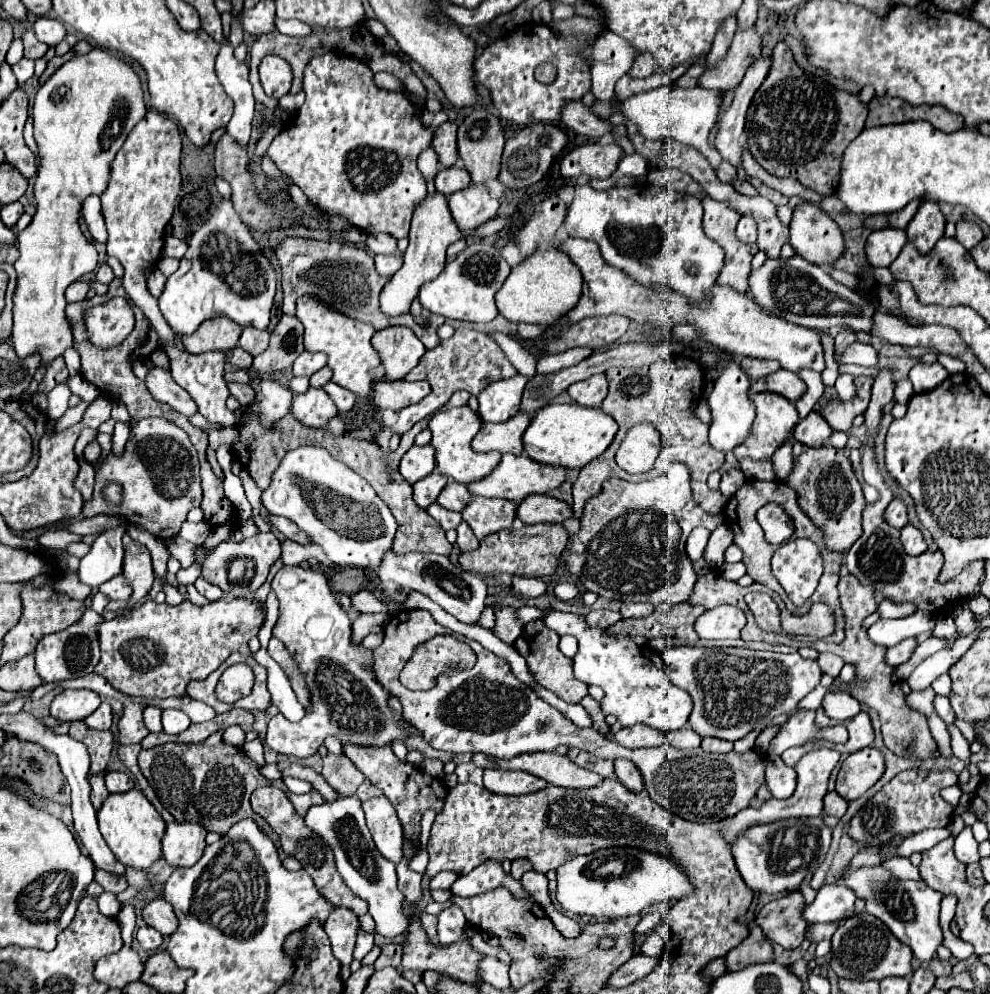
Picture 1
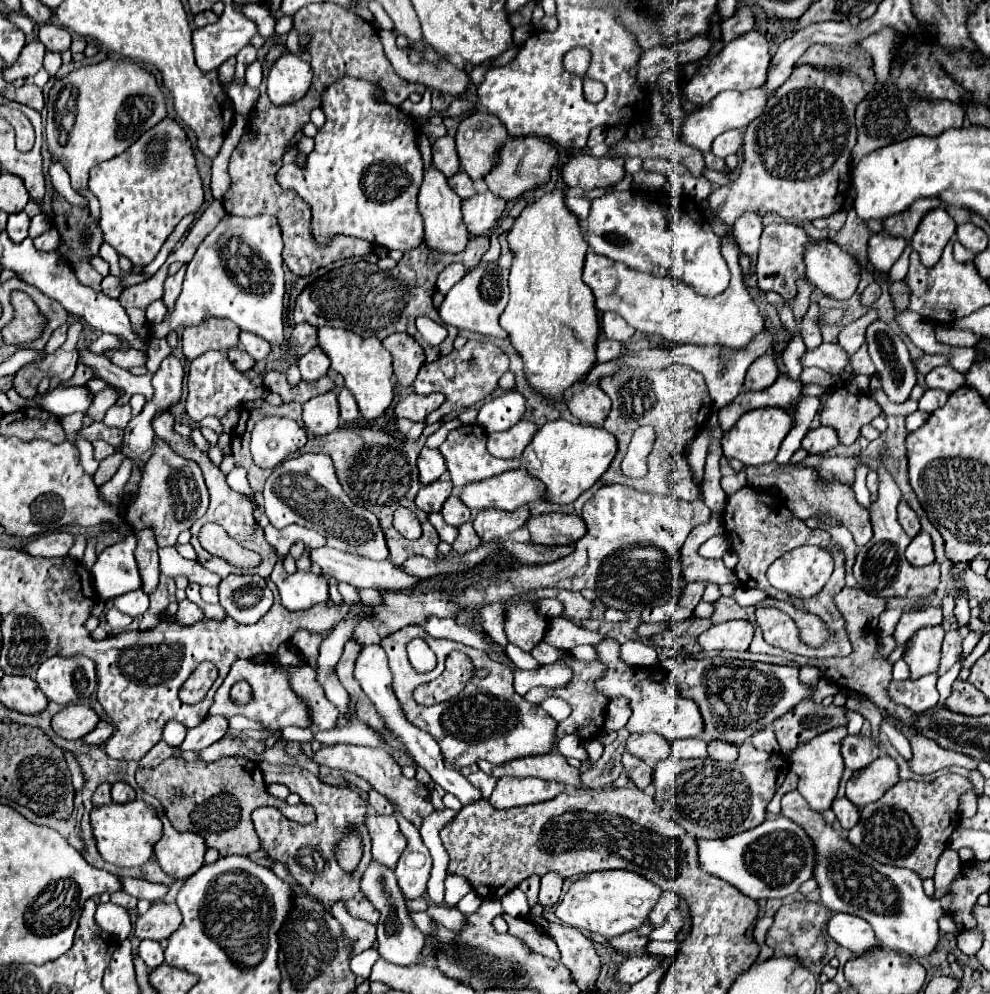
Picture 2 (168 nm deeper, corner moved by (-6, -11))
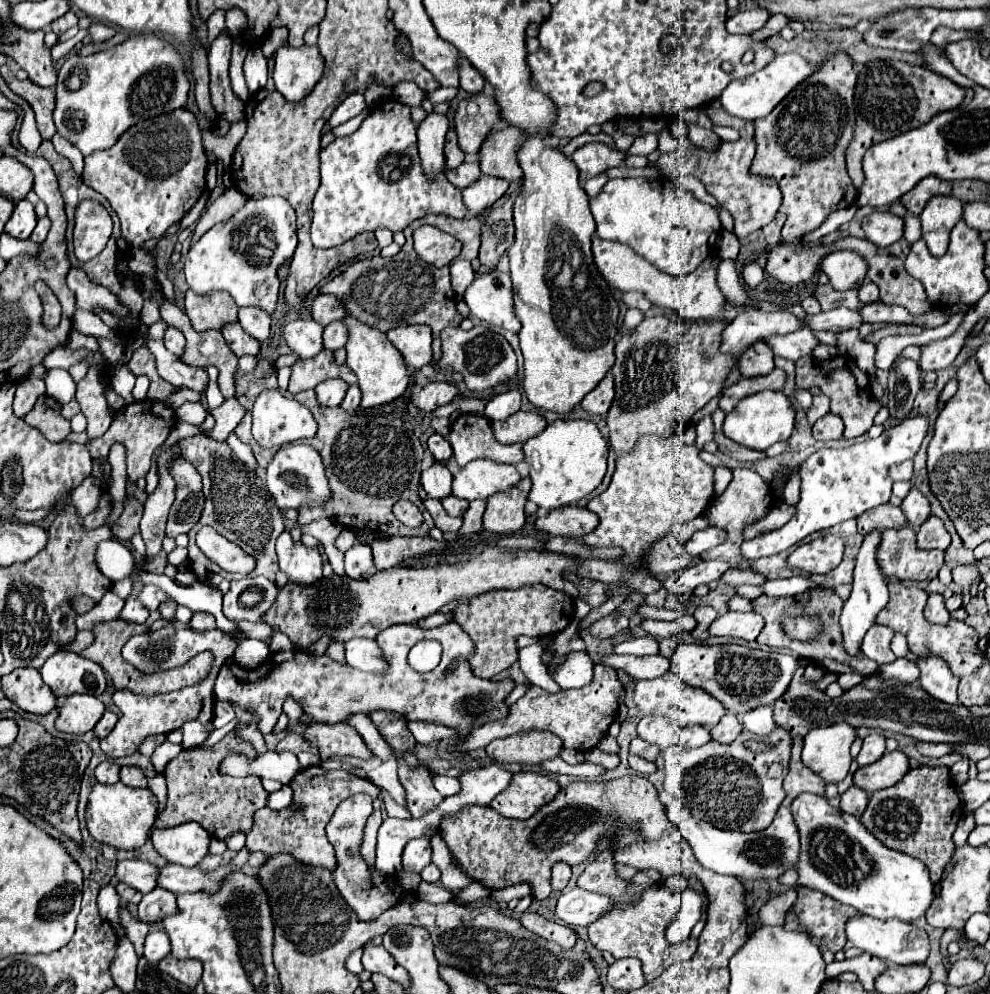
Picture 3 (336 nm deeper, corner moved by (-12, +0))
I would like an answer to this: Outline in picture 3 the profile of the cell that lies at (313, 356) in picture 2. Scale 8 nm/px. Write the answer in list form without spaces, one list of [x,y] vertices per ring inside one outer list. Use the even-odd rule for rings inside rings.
[[[336,320],[336,322],[332,322],[332,324],[328,324],[326,328],[324,328],[324,350],[338,350],[338,348],[342,348],[344,344],[346,344],[346,328],[340,324],[340,320]]]

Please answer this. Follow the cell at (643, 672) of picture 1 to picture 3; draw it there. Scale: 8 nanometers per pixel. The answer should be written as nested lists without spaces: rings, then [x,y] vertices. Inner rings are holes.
[[[666,672],[664,676],[658,676],[654,680],[638,680],[636,684],[638,688],[634,688],[634,702],[640,708],[642,714],[658,714],[664,716],[668,720],[676,720],[680,728],[684,726],[708,726],[714,728],[720,718],[726,714],[724,706],[712,698],[708,692],[702,692],[698,688],[690,688],[686,684],[682,684],[682,680],[678,676],[674,676],[672,672]]]

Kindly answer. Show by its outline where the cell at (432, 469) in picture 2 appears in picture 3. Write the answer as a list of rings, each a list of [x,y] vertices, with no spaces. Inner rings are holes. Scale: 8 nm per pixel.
[[[432,434],[428,438],[428,450],[432,452],[432,456],[438,462],[444,462],[444,460],[448,460],[452,456],[452,448],[450,448],[448,440],[444,436],[440,436],[440,434]]]

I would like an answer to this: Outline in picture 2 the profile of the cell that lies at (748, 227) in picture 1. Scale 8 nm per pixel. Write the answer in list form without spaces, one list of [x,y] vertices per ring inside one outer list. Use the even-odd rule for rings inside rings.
[[[752,211],[740,215],[732,227],[732,233],[742,253],[756,255],[760,247],[760,235],[762,235],[762,217]]]

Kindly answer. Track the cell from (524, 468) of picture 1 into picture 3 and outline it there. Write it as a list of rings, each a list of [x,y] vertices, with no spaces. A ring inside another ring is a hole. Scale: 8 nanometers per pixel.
[[[474,460],[458,474],[454,474],[452,494],[468,502],[486,500],[492,494],[510,490],[514,484],[518,484],[518,480],[522,480],[522,476],[518,474],[516,466],[496,464],[490,460]]]

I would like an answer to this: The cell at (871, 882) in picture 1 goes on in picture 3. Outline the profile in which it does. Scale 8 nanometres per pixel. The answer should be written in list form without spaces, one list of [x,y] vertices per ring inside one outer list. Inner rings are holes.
[[[804,792],[802,796],[794,798],[790,810],[792,810],[796,826],[800,830],[800,844],[802,844],[800,860],[796,864],[796,870],[800,876],[800,880],[798,880],[800,886],[826,892],[834,900],[848,904],[848,906],[856,908],[858,912],[880,918],[880,920],[898,918],[902,922],[914,922],[926,914],[926,910],[930,908],[930,904],[934,900],[934,884],[928,876],[928,868],[920,860],[882,846],[862,826],[862,822],[856,816],[844,814],[844,812],[832,808],[824,796],[814,796],[810,792]]]

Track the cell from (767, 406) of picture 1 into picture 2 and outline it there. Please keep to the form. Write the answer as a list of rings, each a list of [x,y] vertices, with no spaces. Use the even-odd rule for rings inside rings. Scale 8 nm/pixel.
[[[764,407],[764,409],[754,409],[754,411],[744,413],[734,423],[734,427],[722,437],[724,457],[738,459],[744,465],[764,465],[764,463],[774,461],[780,449],[780,443],[784,441],[784,437],[790,431],[790,423],[792,423],[790,415],[780,407]]]

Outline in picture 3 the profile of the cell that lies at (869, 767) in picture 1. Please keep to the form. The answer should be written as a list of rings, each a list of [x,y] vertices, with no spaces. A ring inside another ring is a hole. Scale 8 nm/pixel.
[[[886,750],[880,760],[856,770],[854,786],[872,794],[876,790],[884,790],[884,788],[894,786],[896,782],[900,782],[904,778],[904,774],[908,770],[910,770],[908,758],[904,756],[904,752],[900,752],[900,750],[888,752]]]

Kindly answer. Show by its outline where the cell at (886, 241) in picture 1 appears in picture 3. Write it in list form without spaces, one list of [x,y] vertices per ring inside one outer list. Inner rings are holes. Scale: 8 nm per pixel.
[[[874,212],[862,220],[866,238],[878,248],[886,248],[904,236],[904,220],[890,212]]]

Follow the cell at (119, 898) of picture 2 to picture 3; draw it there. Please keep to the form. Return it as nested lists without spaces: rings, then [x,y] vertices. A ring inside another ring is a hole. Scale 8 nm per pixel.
[[[120,882],[120,884],[116,886],[116,890],[118,890],[122,902],[126,902],[126,904],[138,904],[138,902],[142,900],[142,894],[140,894],[138,890],[130,888],[128,884],[122,884],[122,882]]]

